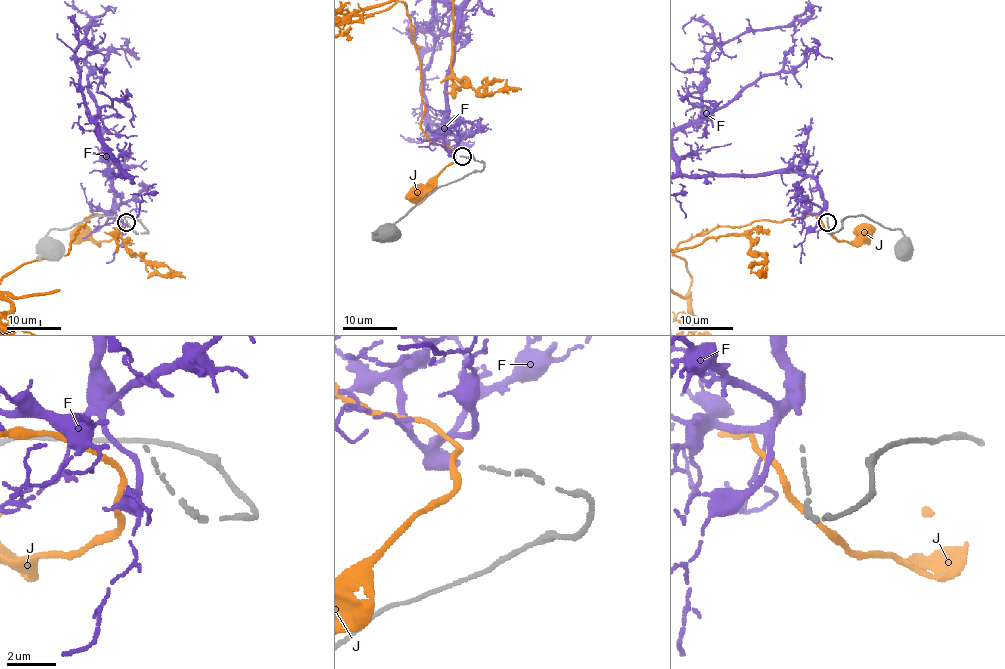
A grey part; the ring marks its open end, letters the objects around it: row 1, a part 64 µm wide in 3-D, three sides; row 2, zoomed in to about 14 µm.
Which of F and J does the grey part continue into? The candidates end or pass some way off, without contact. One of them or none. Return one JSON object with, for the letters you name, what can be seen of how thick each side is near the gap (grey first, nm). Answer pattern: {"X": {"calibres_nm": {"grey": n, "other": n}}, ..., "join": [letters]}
{"F": {"calibres_nm": {"grey": 160, "other": 220}}, "join": ["F"]}

